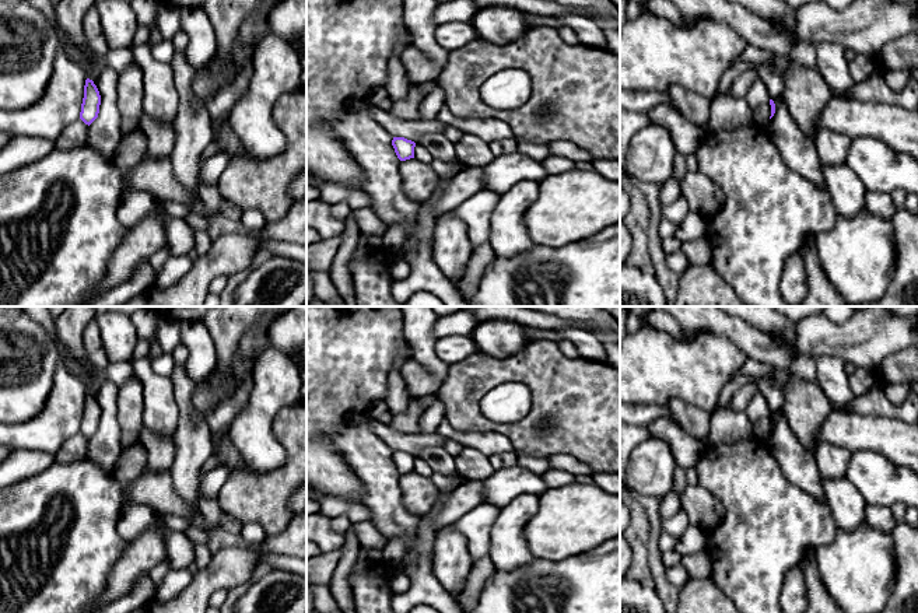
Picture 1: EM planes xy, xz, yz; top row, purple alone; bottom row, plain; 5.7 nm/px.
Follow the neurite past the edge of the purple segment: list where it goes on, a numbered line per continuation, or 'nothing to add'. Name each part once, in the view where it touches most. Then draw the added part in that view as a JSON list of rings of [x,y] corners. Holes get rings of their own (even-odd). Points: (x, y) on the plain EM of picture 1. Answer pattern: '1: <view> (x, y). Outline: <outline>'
nothing to add

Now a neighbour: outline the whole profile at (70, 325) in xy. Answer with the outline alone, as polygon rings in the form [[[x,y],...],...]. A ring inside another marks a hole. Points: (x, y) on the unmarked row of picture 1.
[[[66,306],[62,315],[55,319],[55,327],[57,337],[67,347],[67,355],[60,361],[97,399],[102,374],[90,365],[83,347],[83,332],[95,316],[95,306]]]

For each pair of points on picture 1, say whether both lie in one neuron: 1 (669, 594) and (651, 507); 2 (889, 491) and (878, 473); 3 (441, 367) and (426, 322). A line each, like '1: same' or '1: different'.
1: same
2: same
3: same

